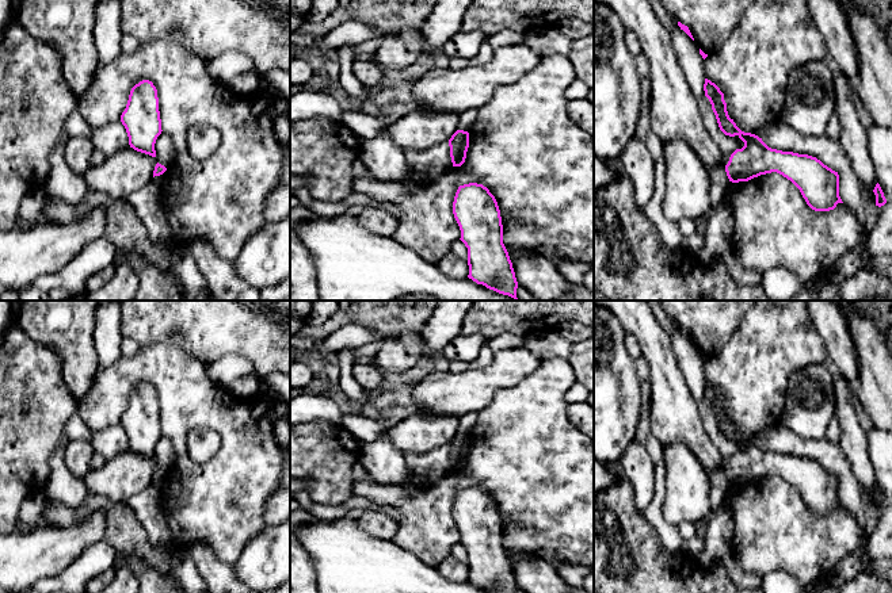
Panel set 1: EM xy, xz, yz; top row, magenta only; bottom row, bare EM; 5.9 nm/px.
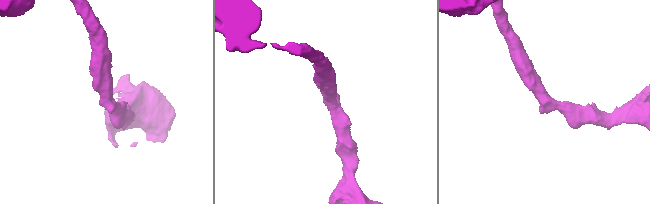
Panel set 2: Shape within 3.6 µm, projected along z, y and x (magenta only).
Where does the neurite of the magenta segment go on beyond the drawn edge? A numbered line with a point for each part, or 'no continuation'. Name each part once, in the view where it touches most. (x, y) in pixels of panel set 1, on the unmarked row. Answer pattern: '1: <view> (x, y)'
no continuation

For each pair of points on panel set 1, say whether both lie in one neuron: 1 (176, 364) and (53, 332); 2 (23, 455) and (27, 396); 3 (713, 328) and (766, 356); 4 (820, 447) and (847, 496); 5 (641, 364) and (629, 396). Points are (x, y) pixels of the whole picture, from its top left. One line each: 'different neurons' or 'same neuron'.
1: different neurons
2: same neuron
3: different neurons
4: same neuron
5: different neurons

